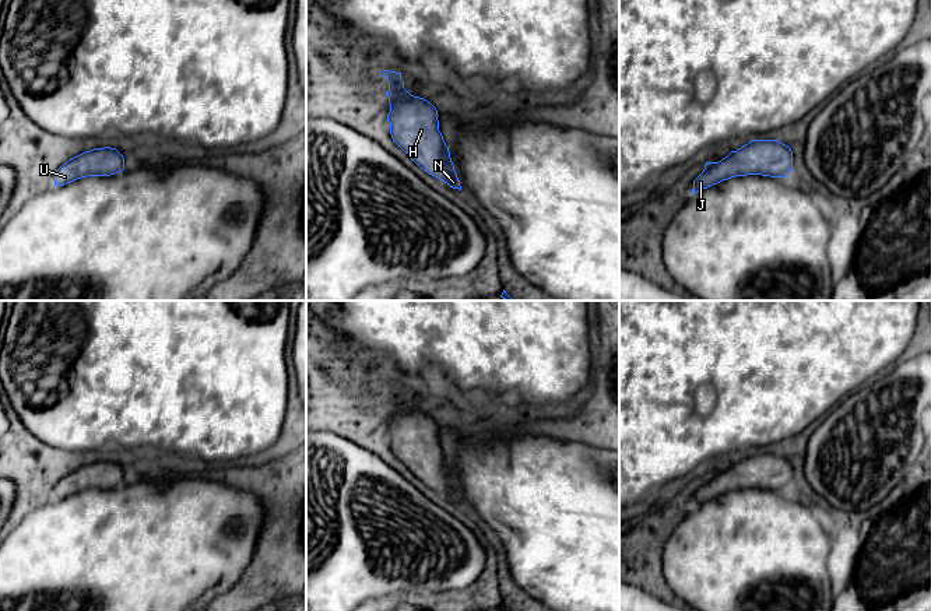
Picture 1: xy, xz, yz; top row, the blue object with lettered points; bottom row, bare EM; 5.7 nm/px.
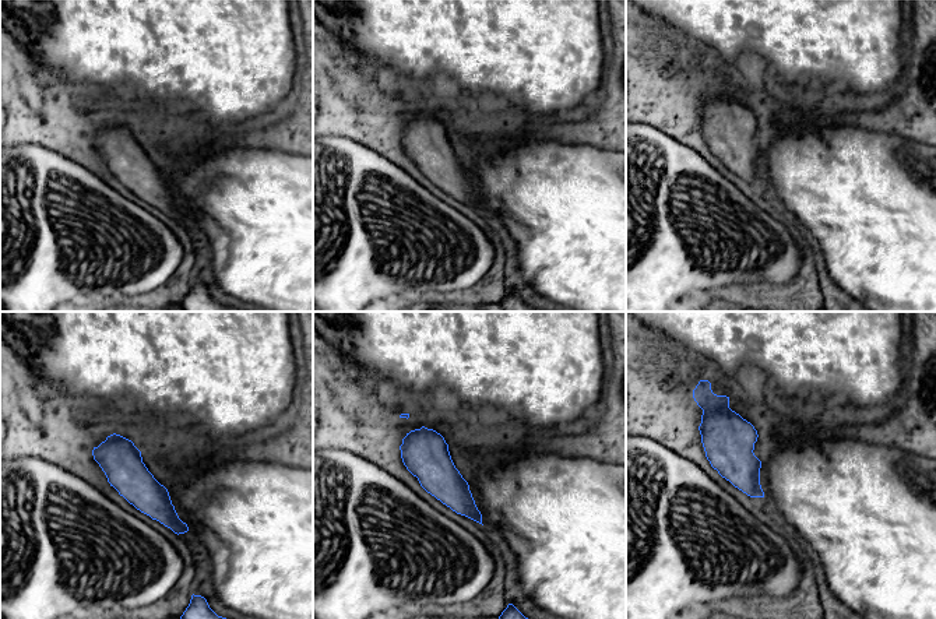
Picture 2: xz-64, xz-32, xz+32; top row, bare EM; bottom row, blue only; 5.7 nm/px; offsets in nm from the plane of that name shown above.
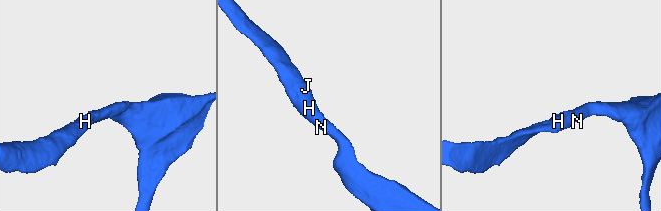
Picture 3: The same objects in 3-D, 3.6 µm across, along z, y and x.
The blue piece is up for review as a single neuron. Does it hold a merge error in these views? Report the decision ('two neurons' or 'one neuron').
one neuron

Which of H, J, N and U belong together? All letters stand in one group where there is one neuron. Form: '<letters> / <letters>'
H J N U

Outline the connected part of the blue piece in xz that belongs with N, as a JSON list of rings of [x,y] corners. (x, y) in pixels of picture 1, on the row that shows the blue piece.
[[[383,70],[380,77],[389,81],[390,134],[393,141],[429,175],[461,190],[460,180],[442,133],[436,108],[404,88],[401,73]]]

